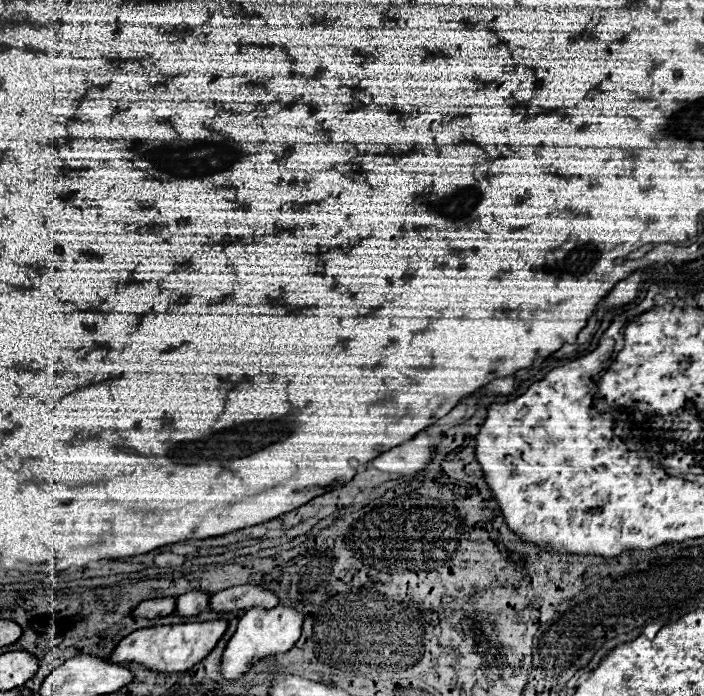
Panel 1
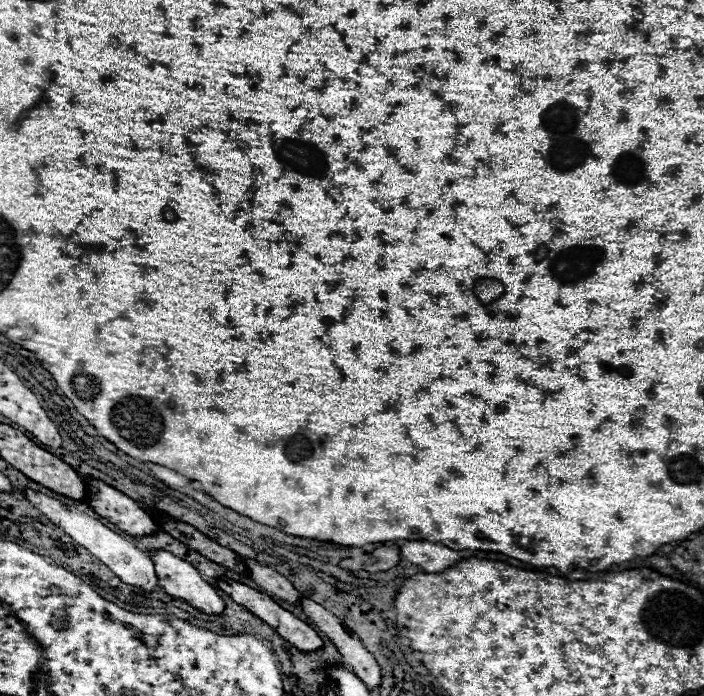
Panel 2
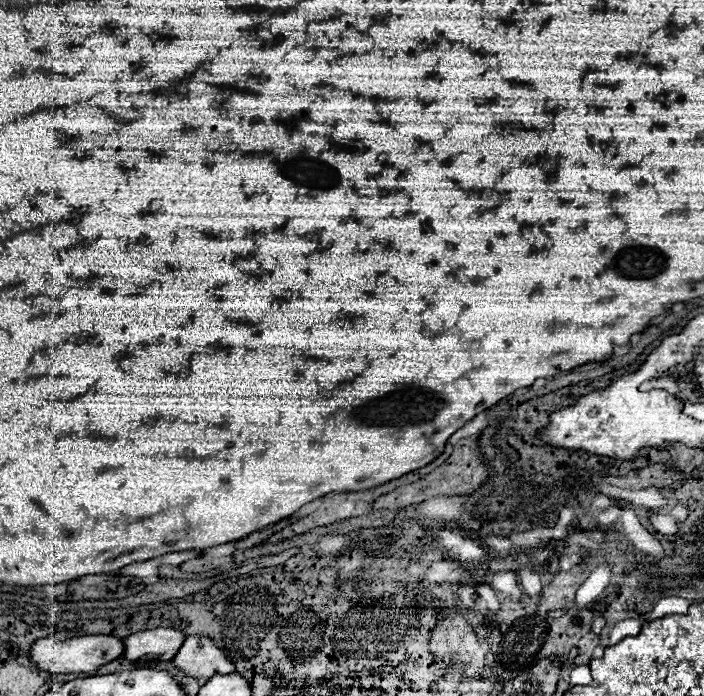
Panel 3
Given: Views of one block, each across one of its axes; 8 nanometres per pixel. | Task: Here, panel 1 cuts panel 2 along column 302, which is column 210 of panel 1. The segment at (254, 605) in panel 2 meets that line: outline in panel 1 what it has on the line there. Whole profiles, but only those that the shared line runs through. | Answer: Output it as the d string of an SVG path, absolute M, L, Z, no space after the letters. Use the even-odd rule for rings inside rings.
M214 620L214 622L196 622L196 624L178 624L178 626L156 626L156 628L144 628L136 630L130 636L126 636L108 656L108 662L116 664L142 664L148 670L154 672L186 672L194 664L202 662L212 648L218 644L218 640L224 636L228 622Z

